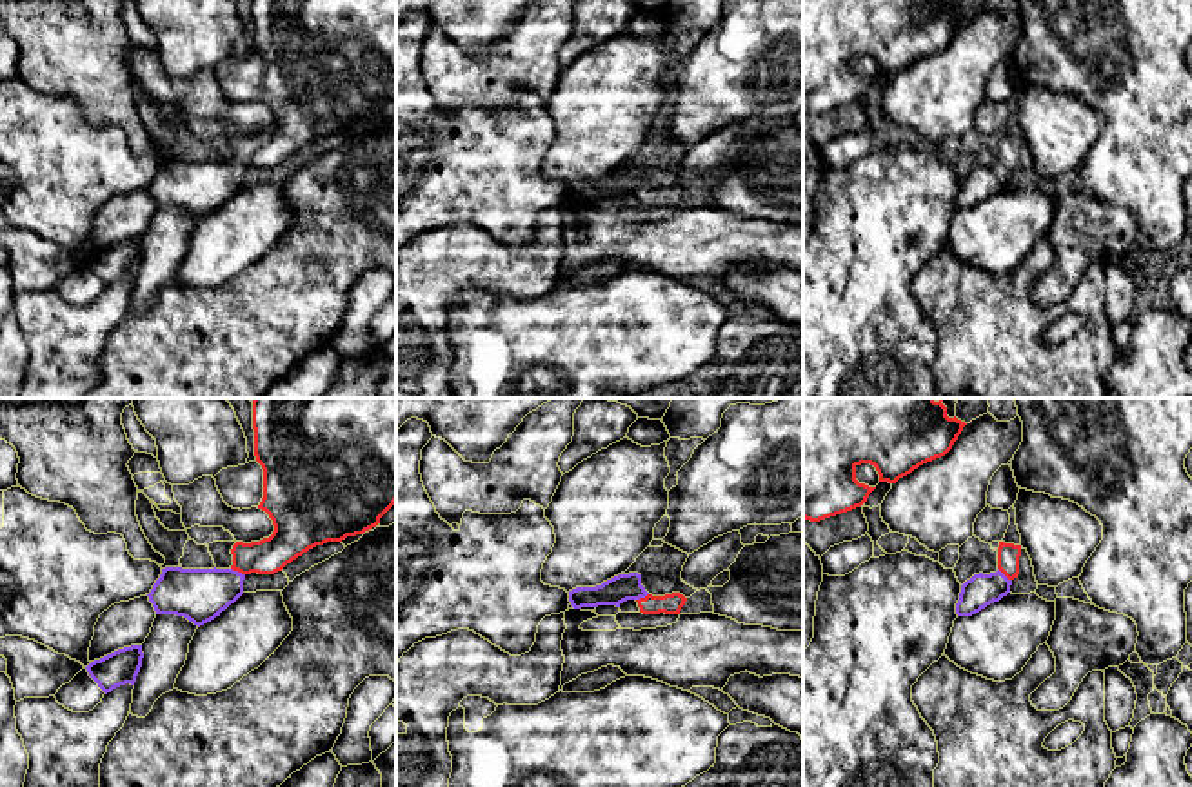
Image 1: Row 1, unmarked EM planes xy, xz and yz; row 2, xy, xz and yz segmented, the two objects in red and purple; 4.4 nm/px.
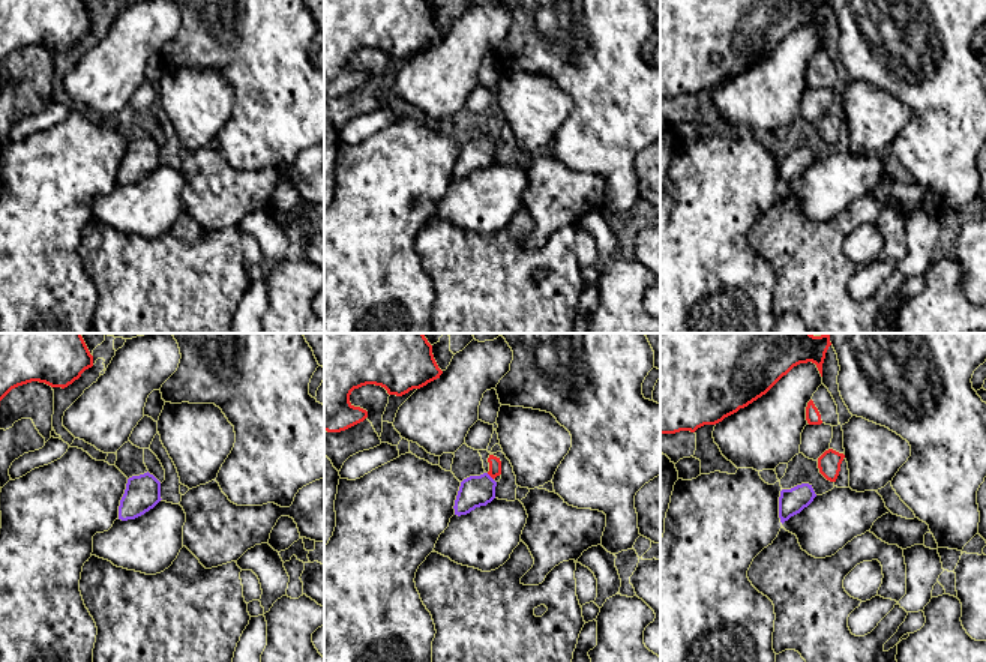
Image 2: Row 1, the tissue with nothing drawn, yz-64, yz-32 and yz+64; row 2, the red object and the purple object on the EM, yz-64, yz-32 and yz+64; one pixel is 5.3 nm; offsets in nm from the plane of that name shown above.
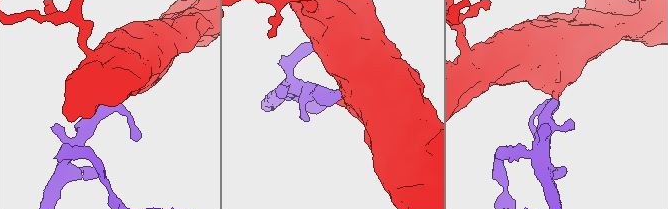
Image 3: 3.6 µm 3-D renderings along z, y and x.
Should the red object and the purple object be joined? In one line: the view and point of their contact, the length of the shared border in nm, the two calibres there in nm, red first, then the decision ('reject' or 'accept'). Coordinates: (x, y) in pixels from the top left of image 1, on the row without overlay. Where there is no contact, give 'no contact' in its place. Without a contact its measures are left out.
xy (238, 164) | 70 nm | 160/240 nm | accept

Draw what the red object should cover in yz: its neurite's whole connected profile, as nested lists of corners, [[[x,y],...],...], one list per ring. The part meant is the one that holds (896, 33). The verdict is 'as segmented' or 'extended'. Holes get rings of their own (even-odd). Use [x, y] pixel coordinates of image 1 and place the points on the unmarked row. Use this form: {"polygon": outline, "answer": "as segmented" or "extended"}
{"polygon": [[[803,0],[803,111],[820,115],[861,100],[876,80],[856,73],[856,60],[870,56],[879,75],[896,76],[919,58],[945,49],[967,16],[947,9],[947,0]]], "answer": "as segmented"}

